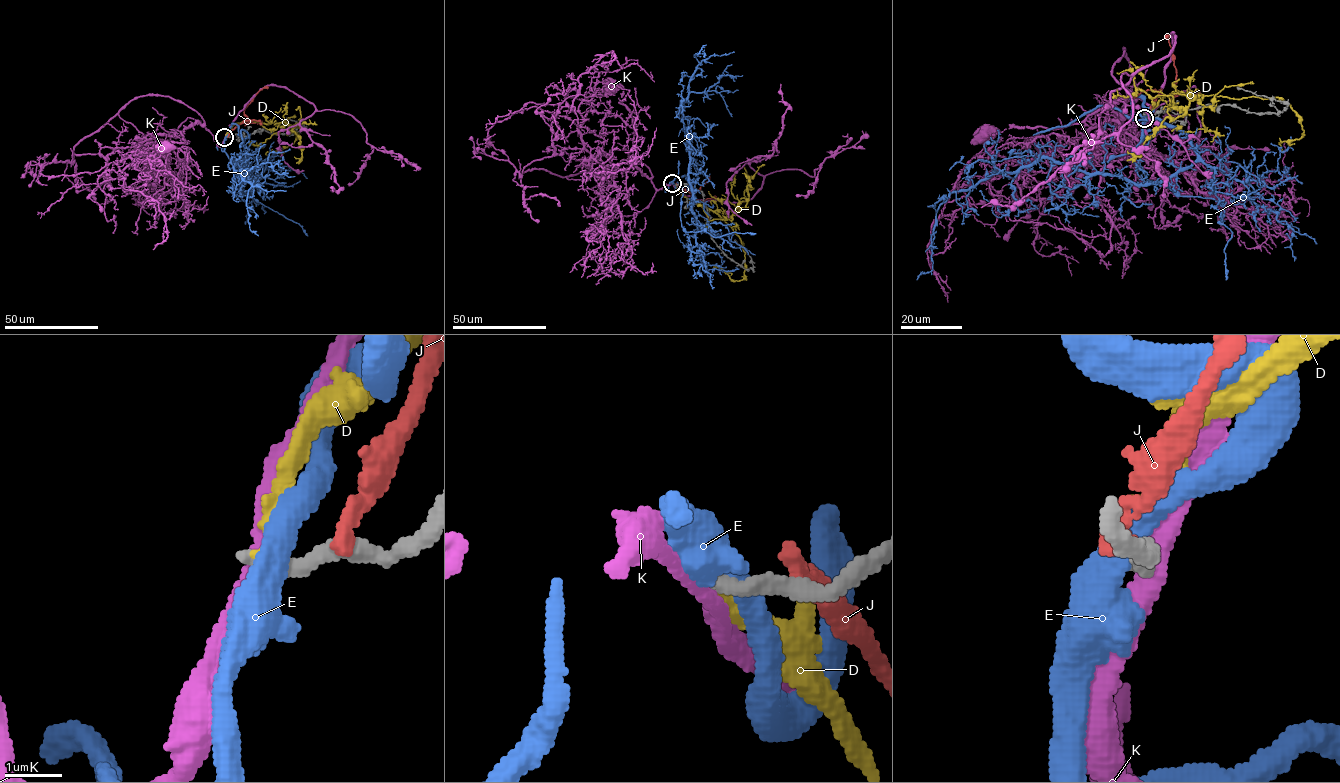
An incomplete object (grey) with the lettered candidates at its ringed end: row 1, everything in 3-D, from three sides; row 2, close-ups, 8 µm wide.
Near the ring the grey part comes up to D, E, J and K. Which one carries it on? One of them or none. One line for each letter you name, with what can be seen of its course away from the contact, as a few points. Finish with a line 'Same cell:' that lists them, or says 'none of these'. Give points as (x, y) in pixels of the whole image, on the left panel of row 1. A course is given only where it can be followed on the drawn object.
Same cell: none of these

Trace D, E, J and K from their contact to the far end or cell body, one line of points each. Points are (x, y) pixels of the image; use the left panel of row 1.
D: (225, 137), (234, 125), (242, 121), (297, 124), (297, 137), (293, 143), (281, 150), (267, 152), (268, 157)
E: (226, 137), (235, 123), (243, 137), (245, 175), (235, 161), (234, 168), (251, 184), (248, 222), (258, 235)
J: (228, 137), (232, 129), (249, 121), (244, 109), (258, 92), (268, 87)
K: (225, 137), (219, 146), (197, 122), (177, 137), (156, 134), (141, 141), (131, 165), (154, 160), (165, 146)

